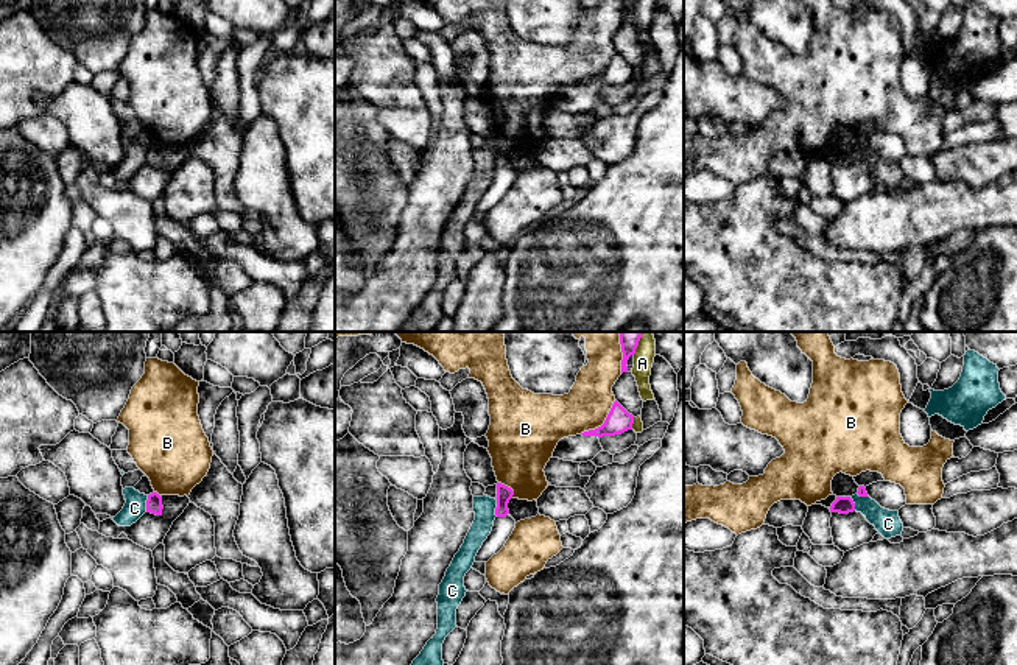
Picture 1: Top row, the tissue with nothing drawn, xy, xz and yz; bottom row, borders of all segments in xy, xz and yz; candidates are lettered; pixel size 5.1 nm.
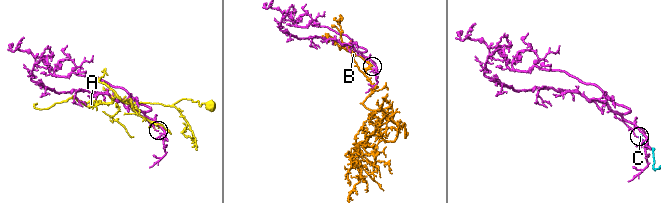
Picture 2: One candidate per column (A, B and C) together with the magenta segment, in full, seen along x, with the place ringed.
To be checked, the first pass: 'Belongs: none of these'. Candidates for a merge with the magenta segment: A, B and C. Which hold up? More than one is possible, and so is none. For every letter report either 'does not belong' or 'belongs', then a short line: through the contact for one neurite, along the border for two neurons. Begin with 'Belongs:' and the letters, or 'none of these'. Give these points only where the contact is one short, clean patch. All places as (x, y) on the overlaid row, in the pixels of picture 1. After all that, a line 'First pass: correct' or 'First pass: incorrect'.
Belongs: none of these
A: does not belong
B: does not belong
C: does not belong | xy (148, 496), (145, 511)
First pass: correct

